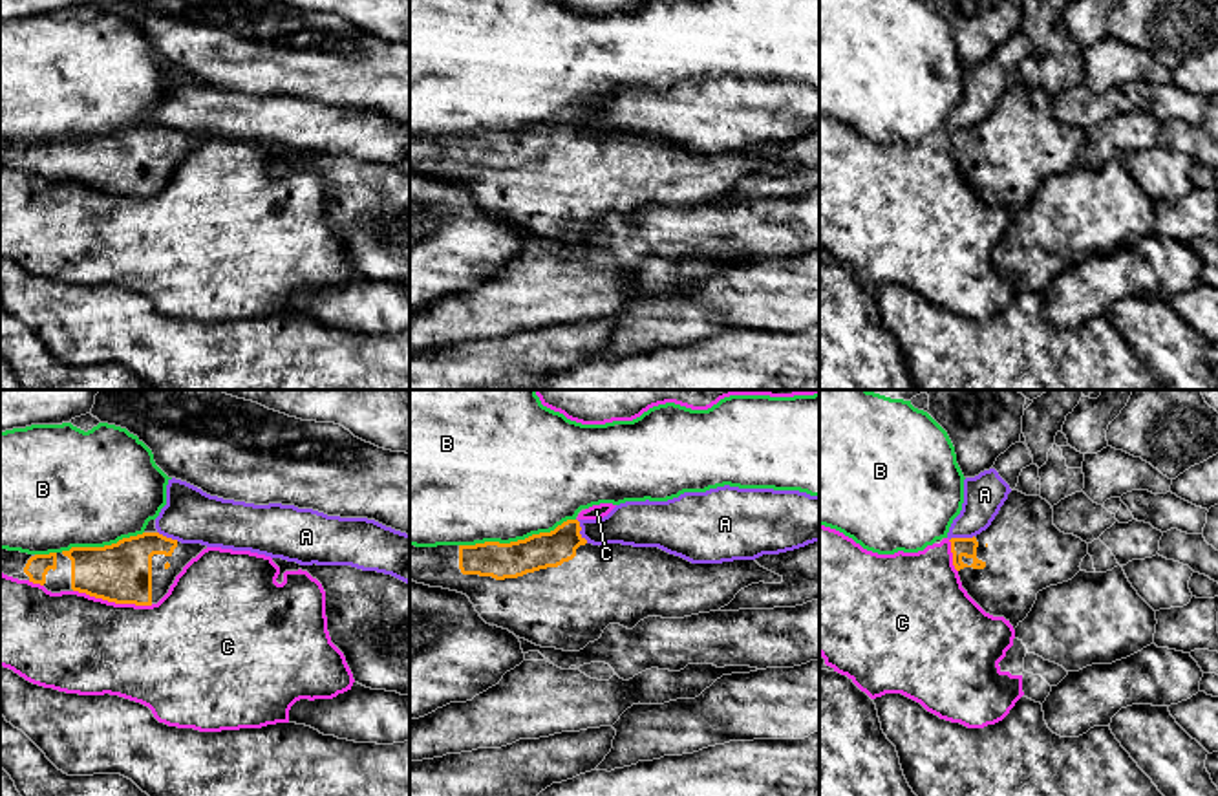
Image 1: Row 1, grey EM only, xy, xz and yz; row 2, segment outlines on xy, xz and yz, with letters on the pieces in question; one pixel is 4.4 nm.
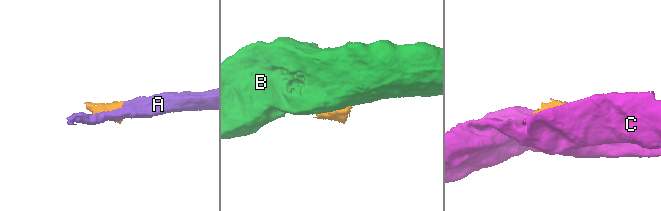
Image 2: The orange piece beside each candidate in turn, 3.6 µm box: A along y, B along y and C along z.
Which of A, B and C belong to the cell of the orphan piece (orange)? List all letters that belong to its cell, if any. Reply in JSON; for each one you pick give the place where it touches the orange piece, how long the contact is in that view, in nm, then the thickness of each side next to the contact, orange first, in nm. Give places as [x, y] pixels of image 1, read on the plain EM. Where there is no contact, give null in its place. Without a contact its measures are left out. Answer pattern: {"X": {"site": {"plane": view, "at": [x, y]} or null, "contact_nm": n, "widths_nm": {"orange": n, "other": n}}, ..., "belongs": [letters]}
{"belongs": []}

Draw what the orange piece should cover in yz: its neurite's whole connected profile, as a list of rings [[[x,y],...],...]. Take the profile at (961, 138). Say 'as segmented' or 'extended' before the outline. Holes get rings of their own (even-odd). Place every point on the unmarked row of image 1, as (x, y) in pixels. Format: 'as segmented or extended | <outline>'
extended | [[[1011,81],[991,115],[973,128],[951,128],[953,156],[962,177],[989,205],[1004,207],[1013,220],[1031,201],[1037,183],[1072,170],[1081,161],[1088,134],[1053,115],[1053,99],[1041,86]]]

